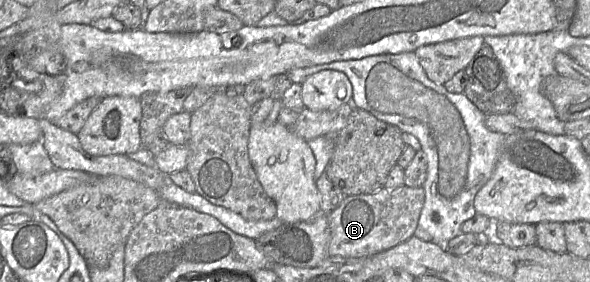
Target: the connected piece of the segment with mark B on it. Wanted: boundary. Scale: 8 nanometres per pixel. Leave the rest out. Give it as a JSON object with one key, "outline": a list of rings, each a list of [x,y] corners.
{"outline":[[[405,184],[374,193],[346,196],[340,205],[328,213],[330,227],[329,256],[369,257],[390,249],[412,237],[425,201],[421,187]]]}

